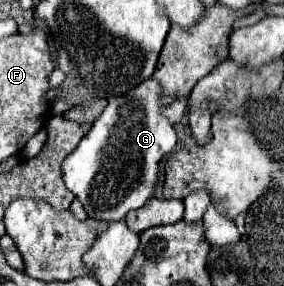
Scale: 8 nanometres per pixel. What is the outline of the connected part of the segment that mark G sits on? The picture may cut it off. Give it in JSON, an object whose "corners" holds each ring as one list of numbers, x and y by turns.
{"corners":[[147,79,123,97,109,99,103,115,81,139,77,149,61,165,63,183,83,203,89,217,101,221,121,221,133,209,143,207,153,197,159,177,159,161,175,149,177,135,163,117,161,87]]}

